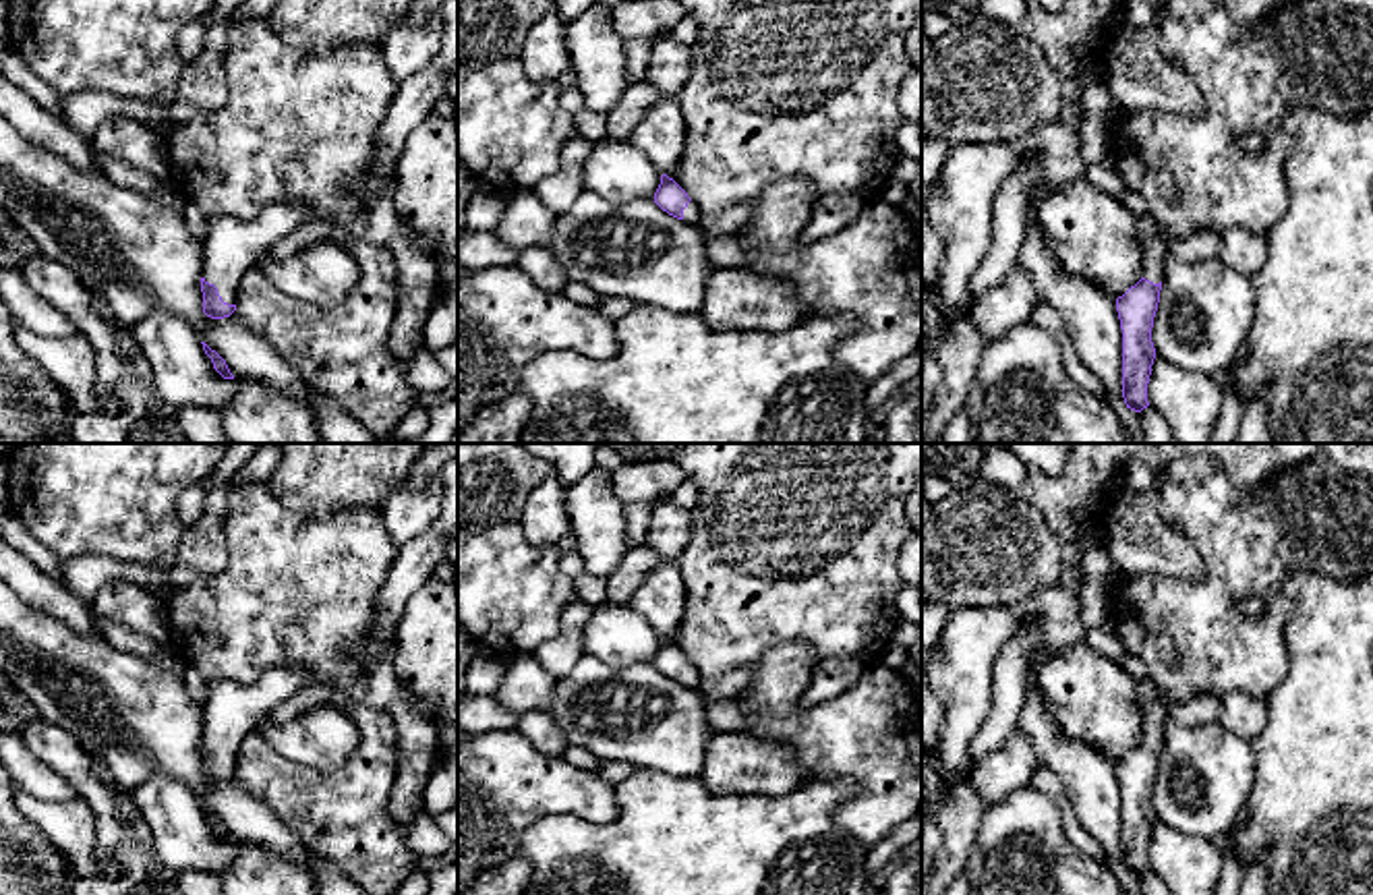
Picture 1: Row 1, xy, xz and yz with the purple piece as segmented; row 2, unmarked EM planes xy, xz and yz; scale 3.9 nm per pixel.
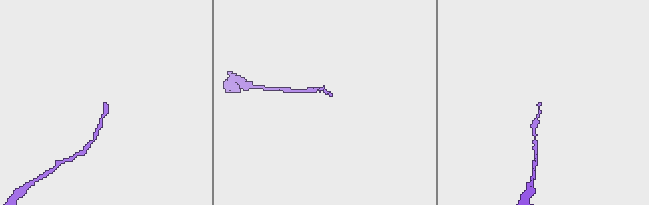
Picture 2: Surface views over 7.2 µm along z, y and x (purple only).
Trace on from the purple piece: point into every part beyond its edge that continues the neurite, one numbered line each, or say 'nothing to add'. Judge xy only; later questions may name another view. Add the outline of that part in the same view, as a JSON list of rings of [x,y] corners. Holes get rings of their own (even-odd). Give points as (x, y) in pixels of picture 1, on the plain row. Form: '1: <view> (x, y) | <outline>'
1: xy (230, 711) | [[[298,665],[271,667],[253,684],[203,684],[203,742],[217,752],[224,767],[236,769],[236,752],[255,725],[282,700],[311,684]]]

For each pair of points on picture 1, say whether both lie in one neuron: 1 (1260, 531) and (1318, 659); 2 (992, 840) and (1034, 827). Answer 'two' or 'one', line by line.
1: two
2: one

